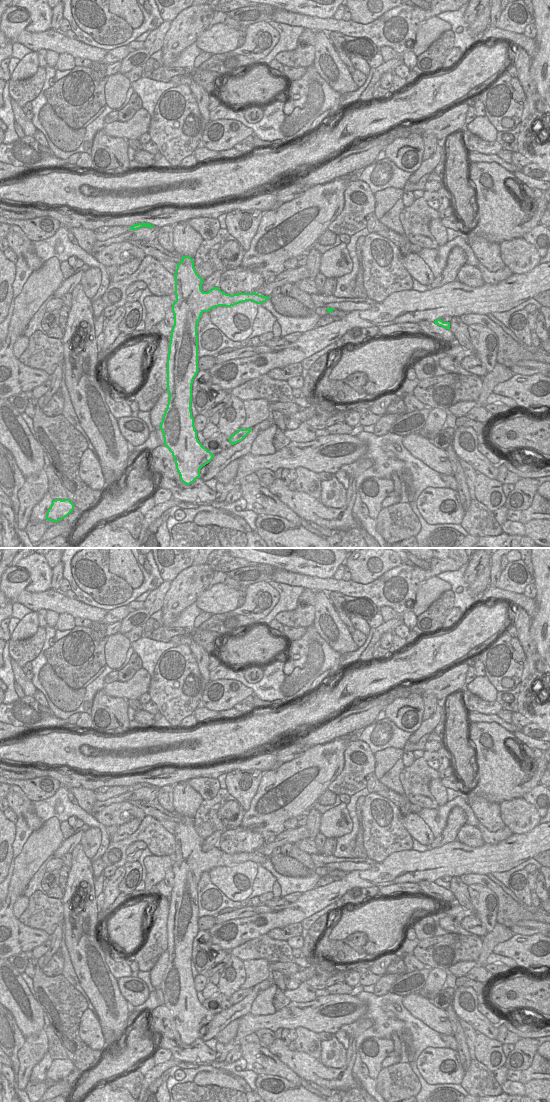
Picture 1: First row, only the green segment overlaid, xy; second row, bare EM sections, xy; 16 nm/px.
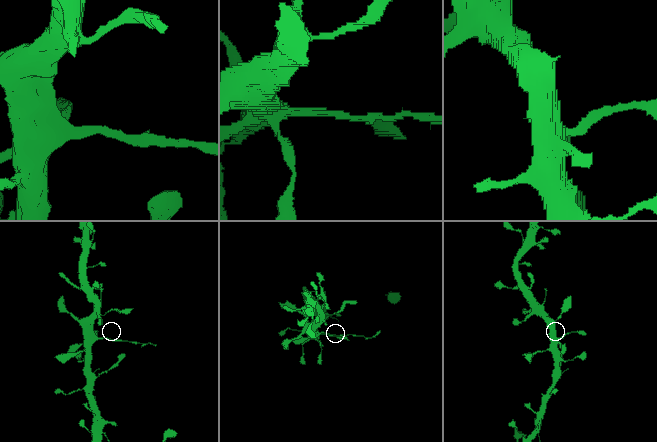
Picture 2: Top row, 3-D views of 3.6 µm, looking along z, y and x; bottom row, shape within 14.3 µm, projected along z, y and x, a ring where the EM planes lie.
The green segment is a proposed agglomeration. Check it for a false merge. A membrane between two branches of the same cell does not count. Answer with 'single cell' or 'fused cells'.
fused cells

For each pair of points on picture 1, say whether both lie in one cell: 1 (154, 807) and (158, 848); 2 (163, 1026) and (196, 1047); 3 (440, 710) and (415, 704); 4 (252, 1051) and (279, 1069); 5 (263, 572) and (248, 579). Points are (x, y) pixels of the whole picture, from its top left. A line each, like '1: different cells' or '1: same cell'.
1: different cells
2: same cell
3: different cells
4: same cell
5: same cell

